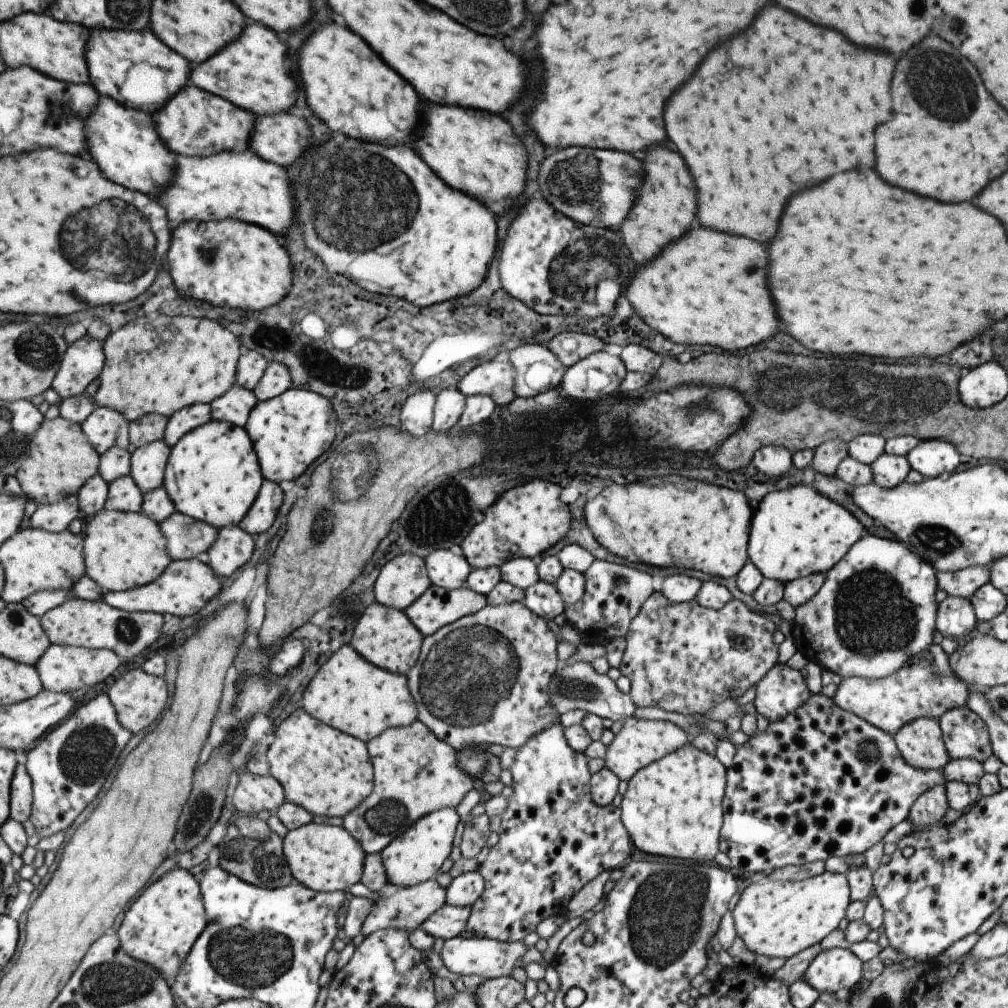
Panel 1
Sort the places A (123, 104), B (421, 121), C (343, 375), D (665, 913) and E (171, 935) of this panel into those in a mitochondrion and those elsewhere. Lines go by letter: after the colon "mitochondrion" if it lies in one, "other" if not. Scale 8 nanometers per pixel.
A: other
B: other
C: mitochondrion
D: mitochondrion
E: other

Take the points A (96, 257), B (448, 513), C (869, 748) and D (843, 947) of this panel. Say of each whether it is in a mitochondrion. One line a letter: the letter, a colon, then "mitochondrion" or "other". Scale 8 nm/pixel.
A: mitochondrion
B: mitochondrion
C: mitochondrion
D: other

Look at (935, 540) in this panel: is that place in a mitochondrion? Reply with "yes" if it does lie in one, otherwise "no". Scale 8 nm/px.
yes

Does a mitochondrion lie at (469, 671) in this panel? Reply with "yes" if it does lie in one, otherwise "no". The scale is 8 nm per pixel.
yes

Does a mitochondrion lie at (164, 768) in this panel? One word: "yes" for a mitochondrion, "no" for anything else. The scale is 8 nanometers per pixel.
no

